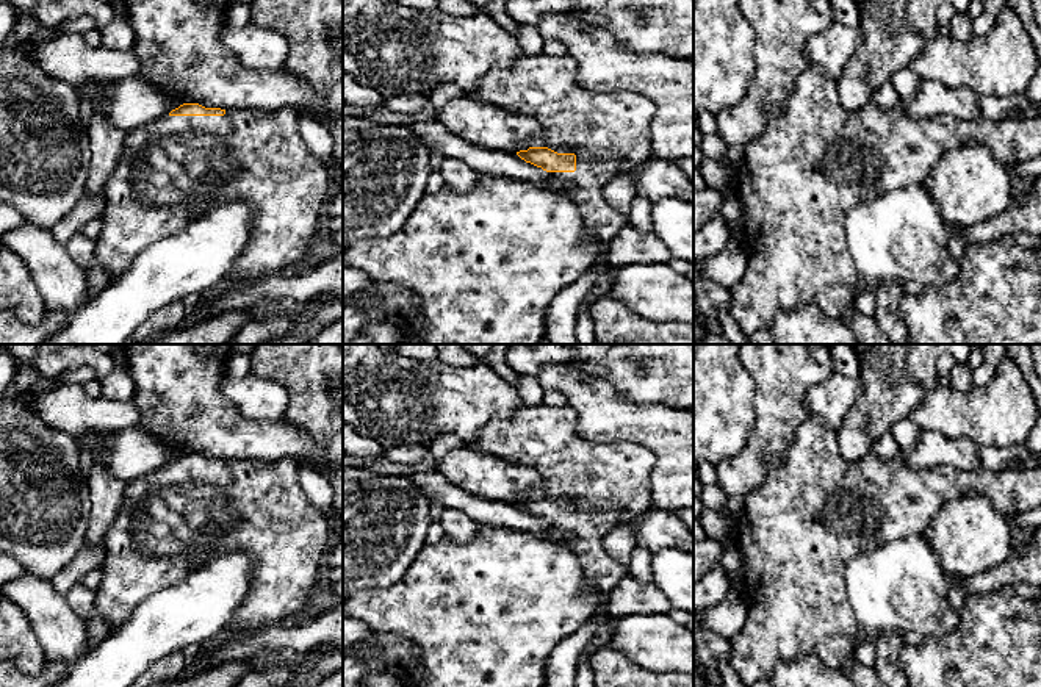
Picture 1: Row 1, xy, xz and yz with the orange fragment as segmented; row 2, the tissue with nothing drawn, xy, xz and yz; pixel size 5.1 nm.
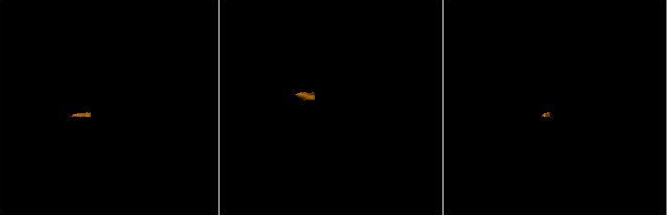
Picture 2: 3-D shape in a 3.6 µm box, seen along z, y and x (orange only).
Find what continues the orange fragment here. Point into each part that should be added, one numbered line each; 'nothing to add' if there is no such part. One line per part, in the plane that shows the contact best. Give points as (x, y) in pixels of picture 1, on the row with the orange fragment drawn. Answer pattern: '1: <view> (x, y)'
1: xy (171, 171)

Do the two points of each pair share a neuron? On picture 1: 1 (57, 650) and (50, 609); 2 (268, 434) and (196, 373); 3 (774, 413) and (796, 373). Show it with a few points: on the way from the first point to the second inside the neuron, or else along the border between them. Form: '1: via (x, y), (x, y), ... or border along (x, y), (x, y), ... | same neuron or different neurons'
1: via (57, 640), (57, 626), (52, 618) | same neuron
2: via (248, 434), (205, 393) | same neuron
3: via (778, 404), (780, 388), (786, 382) | same neuron

